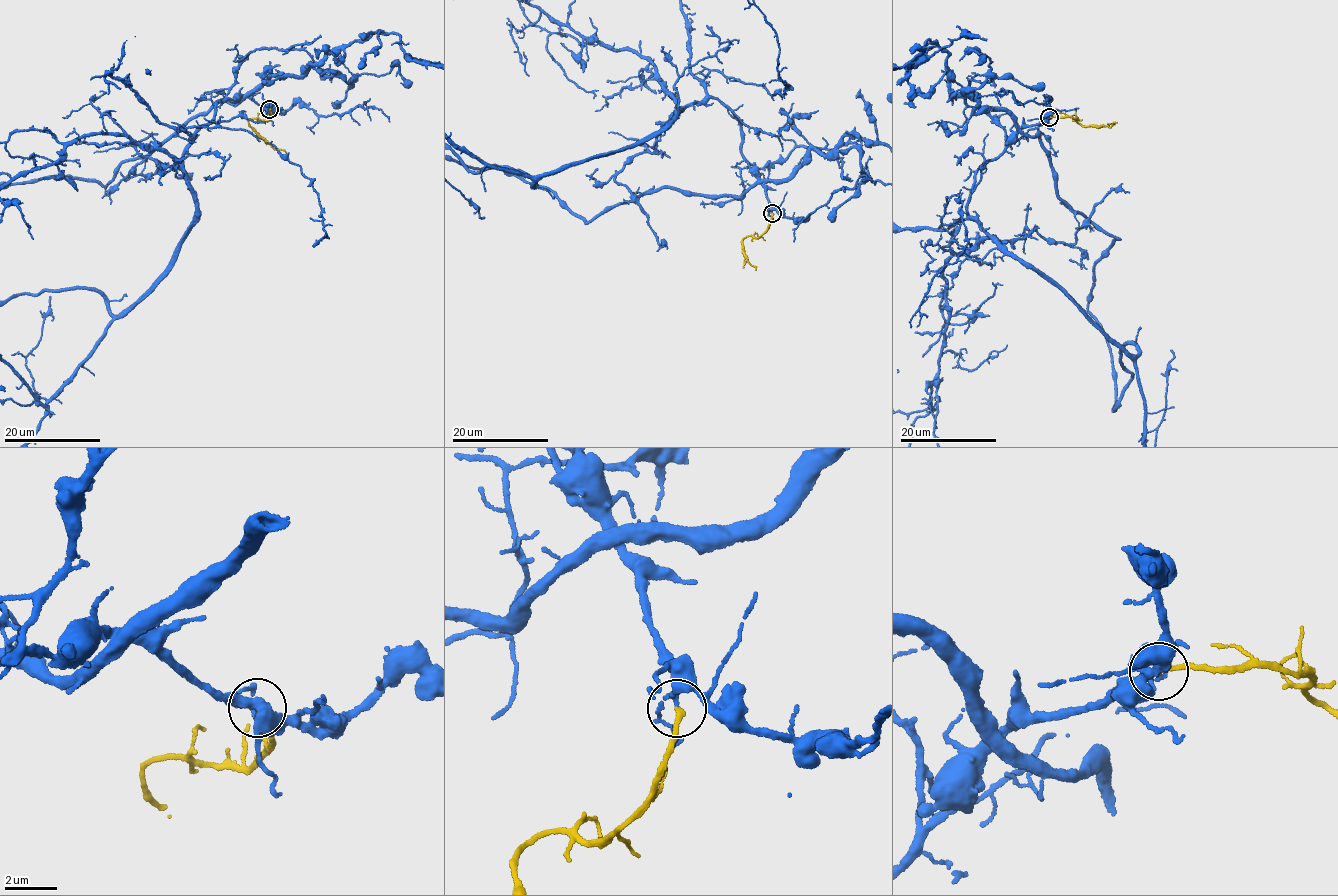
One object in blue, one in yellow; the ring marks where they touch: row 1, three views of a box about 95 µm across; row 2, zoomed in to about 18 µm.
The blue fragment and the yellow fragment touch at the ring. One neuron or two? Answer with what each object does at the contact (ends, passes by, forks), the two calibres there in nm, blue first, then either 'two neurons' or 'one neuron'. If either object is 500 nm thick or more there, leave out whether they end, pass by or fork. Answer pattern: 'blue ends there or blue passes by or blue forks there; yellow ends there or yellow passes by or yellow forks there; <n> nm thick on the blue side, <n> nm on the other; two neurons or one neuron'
blue forks there; yellow ends there; 150 nm thick on the blue side, 200 nm on the other; one neuron

